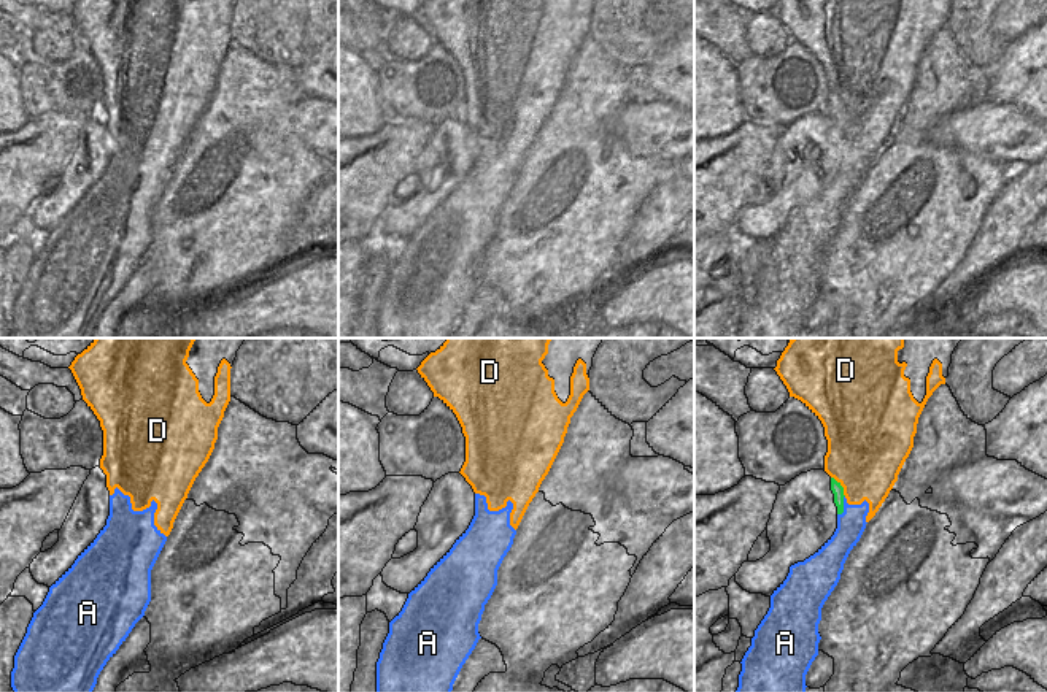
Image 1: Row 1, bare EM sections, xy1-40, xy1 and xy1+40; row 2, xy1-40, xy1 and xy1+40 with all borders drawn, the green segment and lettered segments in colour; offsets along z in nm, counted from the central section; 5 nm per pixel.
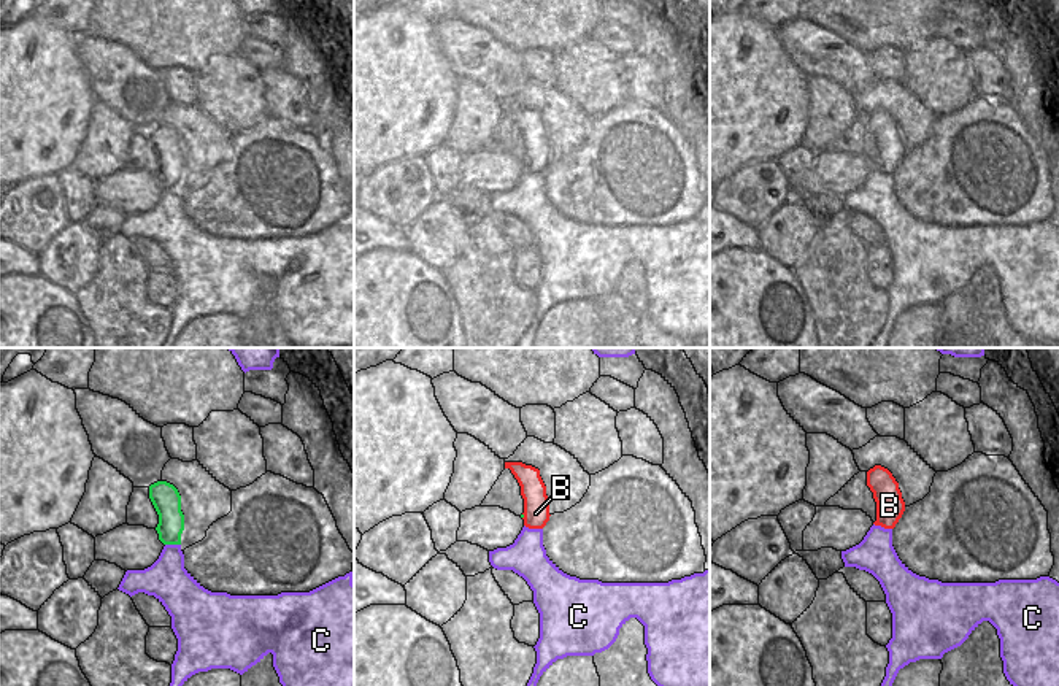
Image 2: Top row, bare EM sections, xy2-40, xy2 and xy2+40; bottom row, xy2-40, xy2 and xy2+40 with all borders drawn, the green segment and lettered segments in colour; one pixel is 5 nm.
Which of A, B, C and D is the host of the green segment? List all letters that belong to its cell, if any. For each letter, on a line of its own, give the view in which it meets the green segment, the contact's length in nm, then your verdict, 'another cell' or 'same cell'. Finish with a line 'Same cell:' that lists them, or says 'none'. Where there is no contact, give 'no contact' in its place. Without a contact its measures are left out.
A: contact in xy1+40; length 110 nm; another cell
B: no contact; same cell
C: contact in xy2-40; length 80 nm; another cell
D: contact in xy1+40; length 130 nm; another cell
Same cell: B

